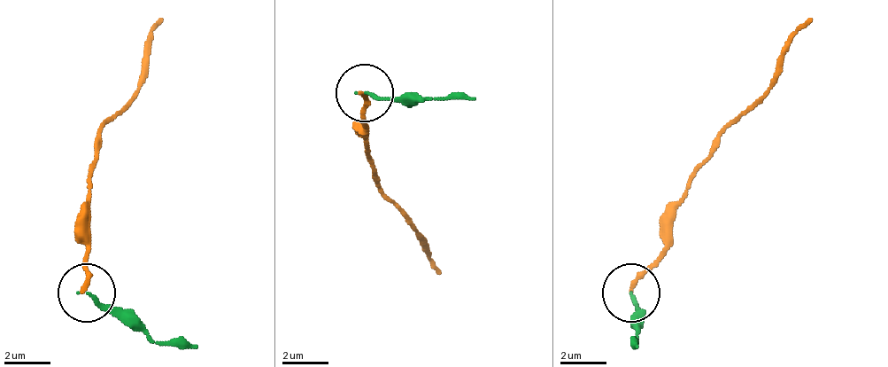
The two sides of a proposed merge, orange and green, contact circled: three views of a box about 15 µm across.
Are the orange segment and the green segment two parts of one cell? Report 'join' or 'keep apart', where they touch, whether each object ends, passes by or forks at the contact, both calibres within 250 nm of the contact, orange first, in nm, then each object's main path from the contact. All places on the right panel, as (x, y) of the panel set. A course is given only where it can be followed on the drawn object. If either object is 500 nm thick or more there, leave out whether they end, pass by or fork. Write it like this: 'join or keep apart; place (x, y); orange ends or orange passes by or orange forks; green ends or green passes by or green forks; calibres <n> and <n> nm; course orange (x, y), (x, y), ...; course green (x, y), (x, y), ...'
keep apart; place (630, 292); orange ends; green ends; calibres 220 and 160 nm; course orange (632, 294), (661, 253), (661, 218), (725, 130), (772, 84), (778, 55), (813, 19); course green (632, 294), (638, 306), (638, 347)

